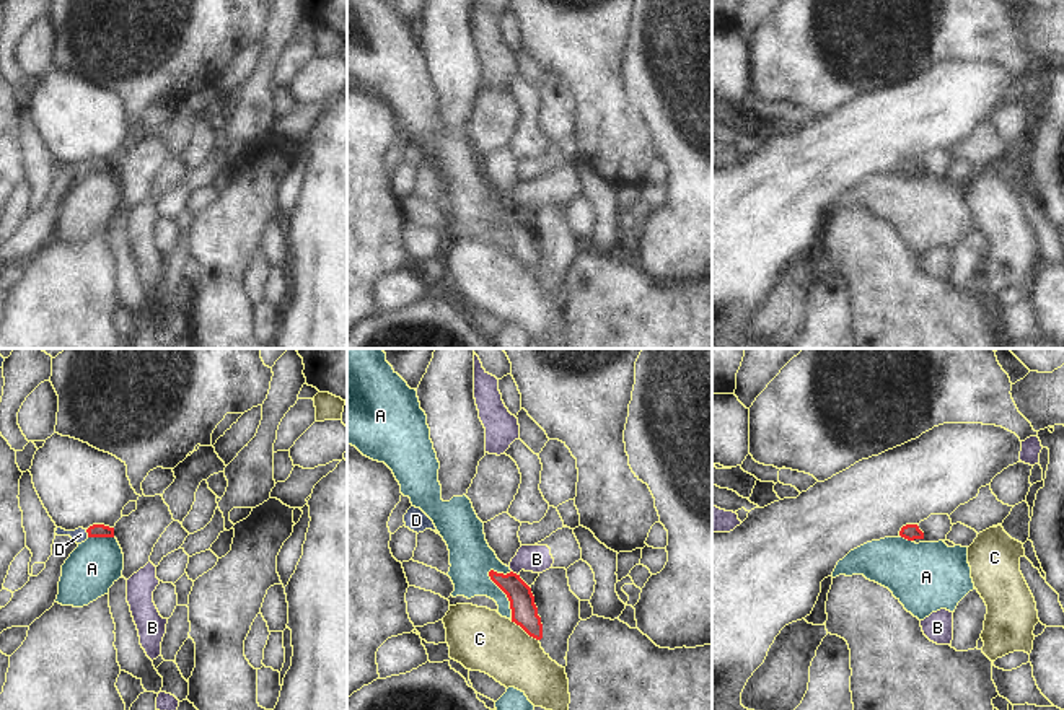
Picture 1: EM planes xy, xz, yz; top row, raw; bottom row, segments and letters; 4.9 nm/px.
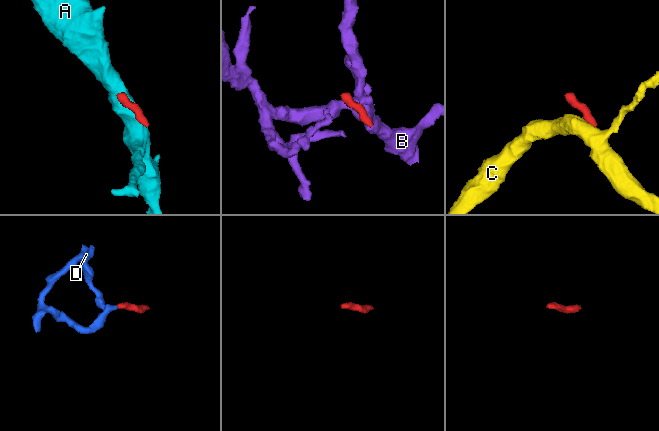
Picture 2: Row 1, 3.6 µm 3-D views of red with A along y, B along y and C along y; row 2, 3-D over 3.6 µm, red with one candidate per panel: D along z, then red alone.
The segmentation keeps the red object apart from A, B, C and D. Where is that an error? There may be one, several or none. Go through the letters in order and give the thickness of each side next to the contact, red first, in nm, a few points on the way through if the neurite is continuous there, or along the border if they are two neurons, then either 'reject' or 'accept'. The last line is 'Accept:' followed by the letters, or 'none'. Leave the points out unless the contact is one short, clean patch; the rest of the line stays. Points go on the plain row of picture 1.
A: 130/220 nm | reject
B: 130/140 nm | along xz (512, 205), (518, 210) | reject
C: 130/300 nm | along xz (510, 256), (538, 276) | reject
D: 60/70 nm | across xy (96, 165), (87, 166), (80, 170) | accept
Accept: D

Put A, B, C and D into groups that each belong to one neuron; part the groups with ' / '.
A / B / C / D

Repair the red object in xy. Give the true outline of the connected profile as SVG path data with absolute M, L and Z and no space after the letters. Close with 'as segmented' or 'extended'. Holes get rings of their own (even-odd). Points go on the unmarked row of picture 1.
M93 160L88 164L78 163L75 166L65 166L57 163L57 171L70 171L77 179L85 178L88 173L114 173L114 163L104 160Z; extended

